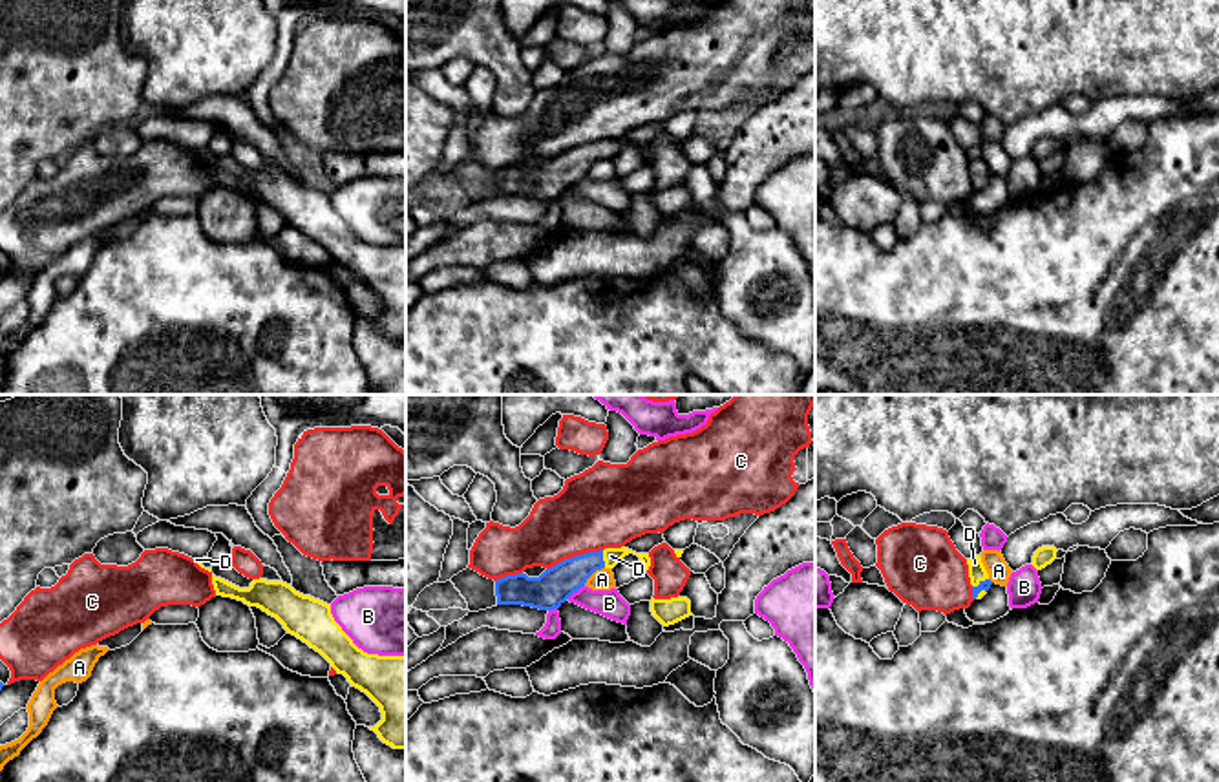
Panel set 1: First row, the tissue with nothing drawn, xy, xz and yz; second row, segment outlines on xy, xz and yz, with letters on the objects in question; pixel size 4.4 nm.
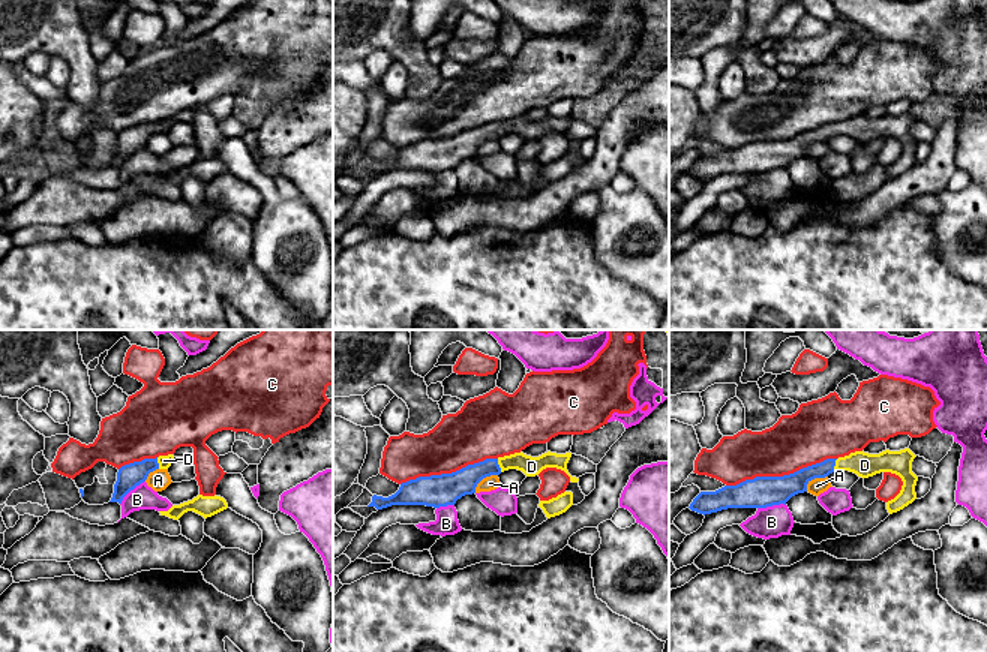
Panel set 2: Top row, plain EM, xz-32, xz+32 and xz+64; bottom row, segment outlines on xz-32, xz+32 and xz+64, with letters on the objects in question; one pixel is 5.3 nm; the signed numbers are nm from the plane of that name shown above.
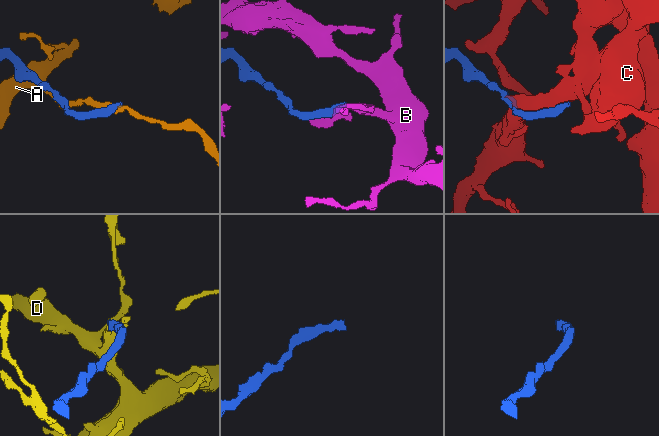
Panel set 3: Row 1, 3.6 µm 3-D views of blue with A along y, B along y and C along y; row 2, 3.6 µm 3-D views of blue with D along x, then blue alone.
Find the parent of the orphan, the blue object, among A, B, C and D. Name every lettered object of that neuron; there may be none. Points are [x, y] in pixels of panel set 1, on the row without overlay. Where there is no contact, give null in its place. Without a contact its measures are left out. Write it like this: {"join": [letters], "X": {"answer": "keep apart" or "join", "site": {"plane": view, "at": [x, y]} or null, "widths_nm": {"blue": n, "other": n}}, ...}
{"join": ["D"], "A": {"answer": "keep apart", "site": {"plane": "xz", "at": [593, 163]}, "widths_nm": {"blue": 160, "other": 100}}, "B": {"answer": "keep apart", "site": {"plane": "xz", "at": [574, 181]}, "widths_nm": {"blue": 160, "other": 120}}, "C": {"answer": "keep apart", "site": {"plane": "xz", "at": [576, 147]}, "widths_nm": {"blue": 160, "other": 360}}, "D": {"answer": "join", "site": {"plane": "xz", "at": [602, 150]}, "widths_nm": {"blue": 160, "other": 80}}}

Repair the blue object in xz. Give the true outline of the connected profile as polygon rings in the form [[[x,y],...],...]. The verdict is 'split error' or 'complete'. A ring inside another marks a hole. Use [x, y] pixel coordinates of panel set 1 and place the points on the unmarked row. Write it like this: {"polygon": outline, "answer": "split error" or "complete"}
{"polygon": [[[625,137],[588,143],[557,153],[539,168],[515,164],[497,170],[497,196],[523,196],[539,201],[559,199],[574,183],[585,177],[596,161],[614,159],[629,144],[638,146],[643,159],[649,161],[649,144],[636,144]]], "answer": "split error"}

